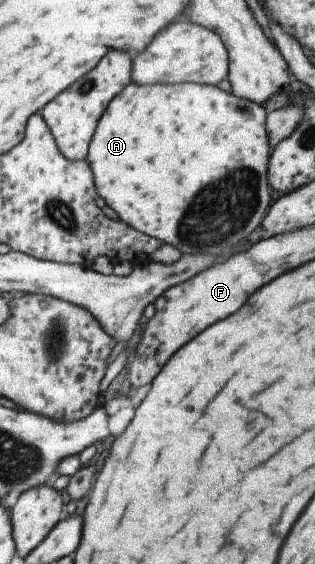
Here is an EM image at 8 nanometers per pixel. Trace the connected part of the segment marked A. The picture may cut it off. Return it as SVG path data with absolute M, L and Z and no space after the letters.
M173 83L165 84L165 86L159 86L159 84L135 86L135 84L129 84L101 112L88 146L85 159L89 163L95 190L103 198L103 202L117 214L119 221L125 222L137 232L170 244L173 248L177 248L181 255L224 254L231 246L239 244L239 240L246 240L247 234L260 226L269 206L269 200L271 200L269 183L266 179L269 158L268 138L265 130L266 113L267 111L262 106L243 101L242 98L237 98L230 92L224 92L215 85Z

